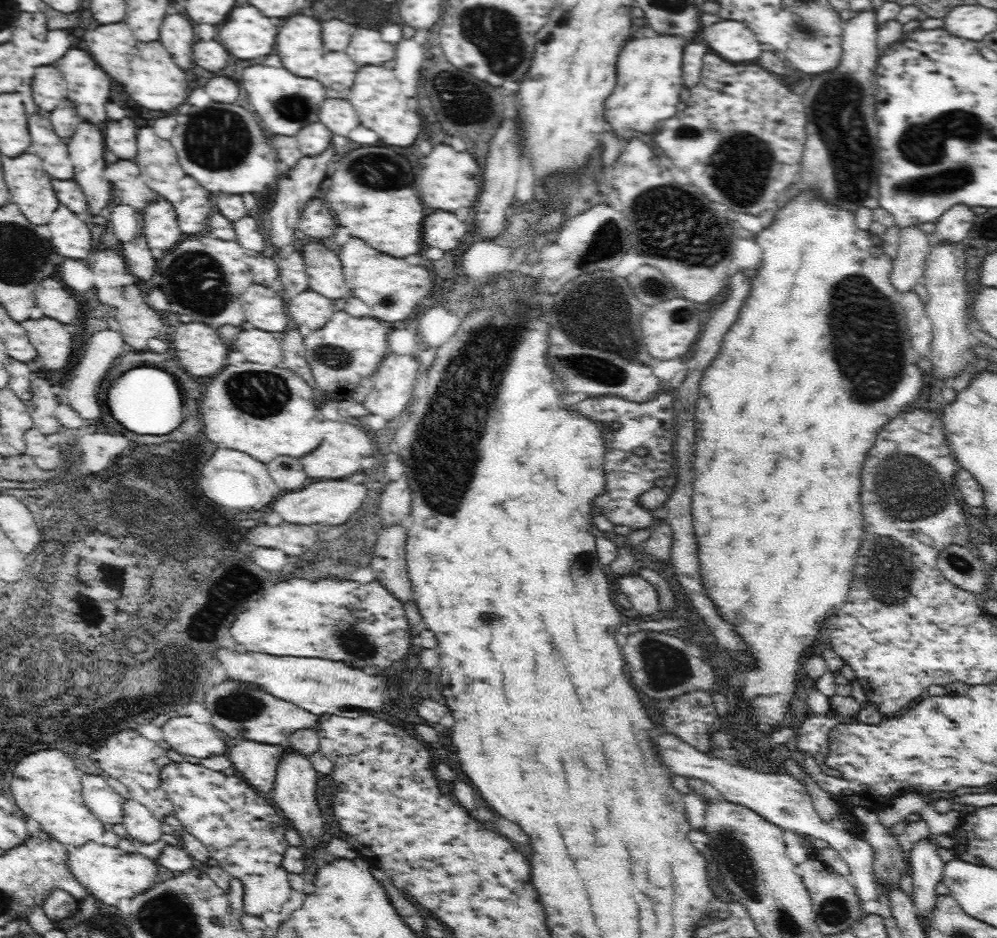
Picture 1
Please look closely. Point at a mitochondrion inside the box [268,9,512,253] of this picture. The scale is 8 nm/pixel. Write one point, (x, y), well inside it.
(375, 167)

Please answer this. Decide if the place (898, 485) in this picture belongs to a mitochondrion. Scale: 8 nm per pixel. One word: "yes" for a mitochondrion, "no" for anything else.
yes

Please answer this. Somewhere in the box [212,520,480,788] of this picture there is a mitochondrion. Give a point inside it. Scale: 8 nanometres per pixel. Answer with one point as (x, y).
(241, 704)

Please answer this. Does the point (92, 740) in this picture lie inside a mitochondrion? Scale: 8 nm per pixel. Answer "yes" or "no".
no

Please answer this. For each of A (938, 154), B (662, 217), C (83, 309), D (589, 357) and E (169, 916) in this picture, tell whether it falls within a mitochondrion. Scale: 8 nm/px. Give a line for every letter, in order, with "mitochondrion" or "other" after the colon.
A: mitochondrion
B: mitochondrion
C: other
D: mitochondrion
E: mitochondrion

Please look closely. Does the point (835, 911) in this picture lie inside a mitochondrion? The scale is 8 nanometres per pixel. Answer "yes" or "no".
yes

